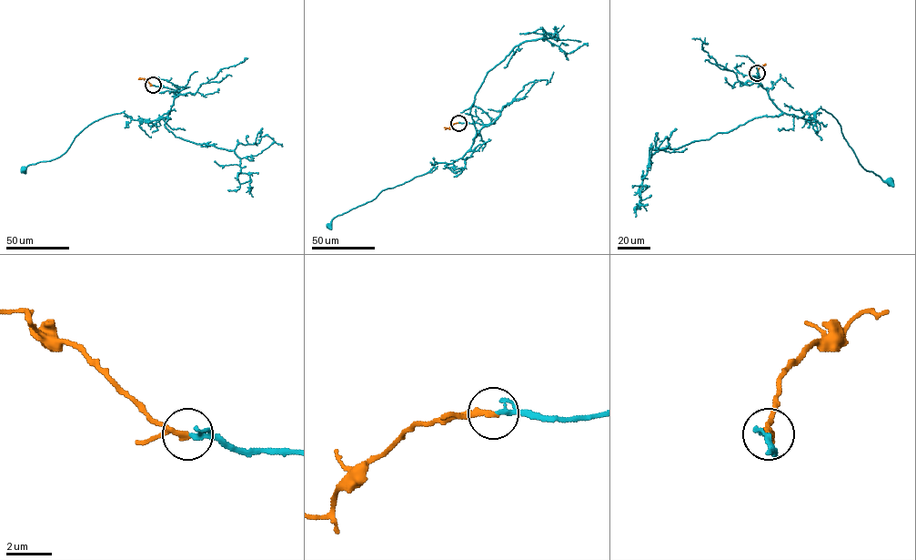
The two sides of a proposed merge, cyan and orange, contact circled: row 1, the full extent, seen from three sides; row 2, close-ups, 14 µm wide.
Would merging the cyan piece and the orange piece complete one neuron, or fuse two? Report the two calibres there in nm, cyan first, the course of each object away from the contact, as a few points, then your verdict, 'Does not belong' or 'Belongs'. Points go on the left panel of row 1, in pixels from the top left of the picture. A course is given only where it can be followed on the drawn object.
Thickness 200 nm (cyan) against 180 nm. Course of cyan: (153, 85), (177, 91), (167, 116), (146, 121), (124, 113), (105, 116), (82, 130), (59, 157), (24, 169). Course of orange: (153, 85), (144, 78), (138, 78). Belongs

